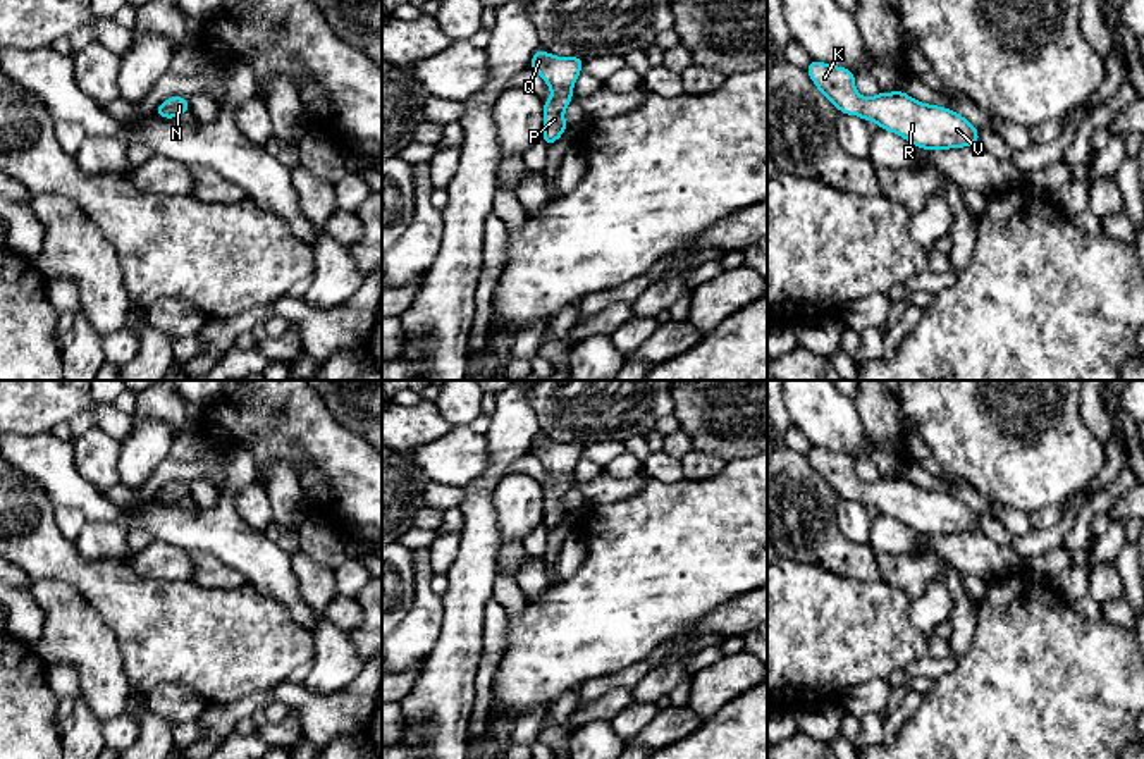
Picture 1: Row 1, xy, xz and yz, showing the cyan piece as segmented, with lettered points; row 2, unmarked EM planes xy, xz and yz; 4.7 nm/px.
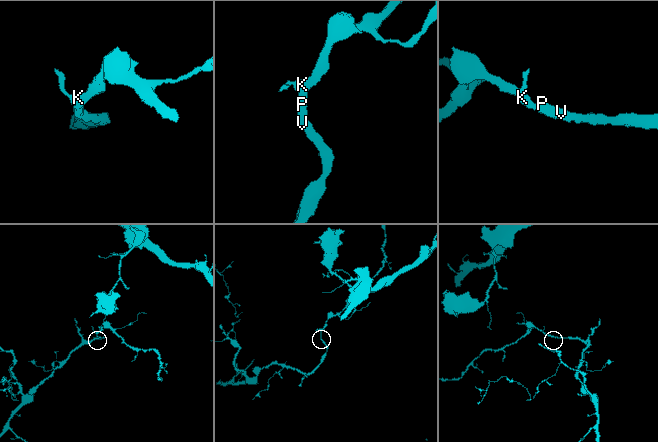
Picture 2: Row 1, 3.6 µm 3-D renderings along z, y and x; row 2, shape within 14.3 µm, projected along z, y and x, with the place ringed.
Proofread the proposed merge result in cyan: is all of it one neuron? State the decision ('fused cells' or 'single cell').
single cell

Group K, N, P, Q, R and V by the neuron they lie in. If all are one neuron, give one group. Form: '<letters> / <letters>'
K N P Q R V

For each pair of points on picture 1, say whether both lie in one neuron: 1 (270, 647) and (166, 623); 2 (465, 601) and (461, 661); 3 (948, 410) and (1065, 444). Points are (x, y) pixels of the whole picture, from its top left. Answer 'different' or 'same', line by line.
1: same
2: same
3: same

